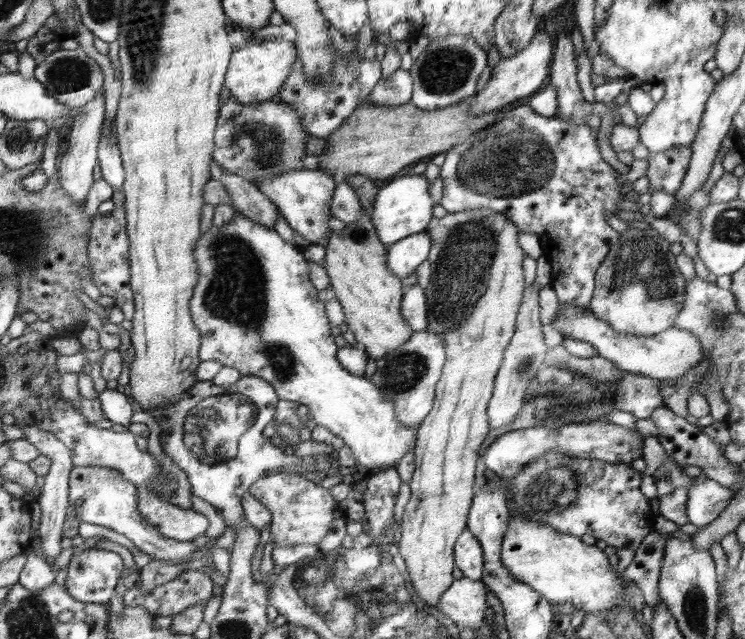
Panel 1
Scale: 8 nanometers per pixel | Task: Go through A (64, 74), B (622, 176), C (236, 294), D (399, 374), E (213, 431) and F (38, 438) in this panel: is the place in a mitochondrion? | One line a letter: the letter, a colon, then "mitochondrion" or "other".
A: mitochondrion
B: other
C: mitochondrion
D: mitochondrion
E: mitochondrion
F: other

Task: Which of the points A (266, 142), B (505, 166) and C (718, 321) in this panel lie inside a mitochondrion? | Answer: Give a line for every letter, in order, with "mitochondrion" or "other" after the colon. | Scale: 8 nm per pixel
A: mitochondrion
B: mitochondrion
C: mitochondrion

